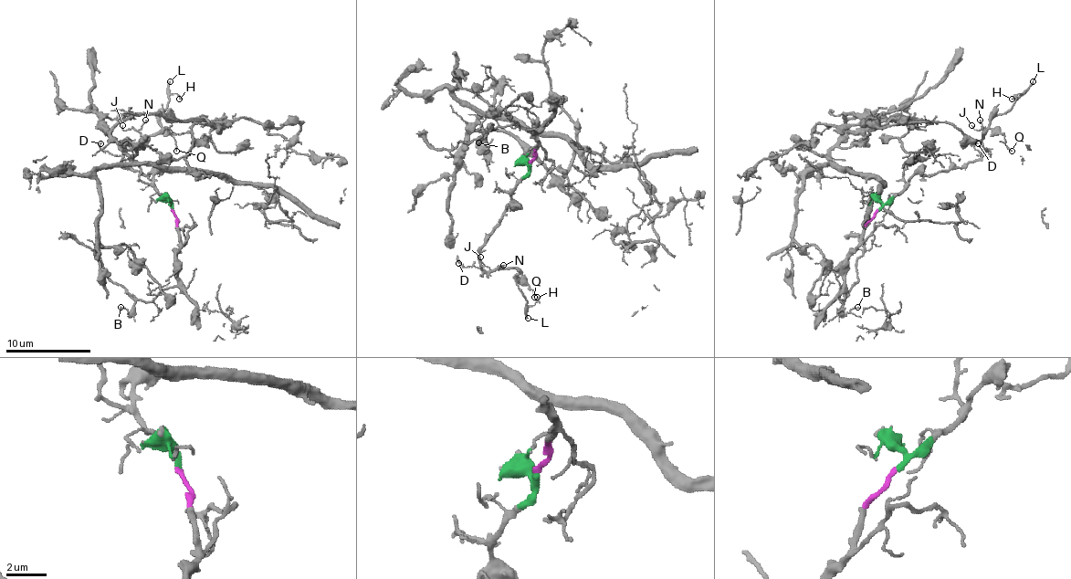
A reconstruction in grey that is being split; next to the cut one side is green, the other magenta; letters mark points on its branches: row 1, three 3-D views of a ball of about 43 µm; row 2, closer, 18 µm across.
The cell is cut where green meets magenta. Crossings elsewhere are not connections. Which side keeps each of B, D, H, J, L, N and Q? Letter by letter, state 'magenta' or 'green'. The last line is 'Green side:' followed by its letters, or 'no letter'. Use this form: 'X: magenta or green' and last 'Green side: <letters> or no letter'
B: magenta
D: green
H: green
J: green
L: green
N: green
Q: green
Green side: D, H, J, L, N, Q

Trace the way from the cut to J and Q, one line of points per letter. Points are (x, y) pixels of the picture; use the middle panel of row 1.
J: (529, 163), (529, 173), (512, 190), (501, 220), (478, 254), (485, 270), (499, 268), (488, 268), (480, 256)
Q: (529, 163), (529, 173), (512, 190), (478, 262), (485, 270), (506, 267), (520, 273), (533, 296)

